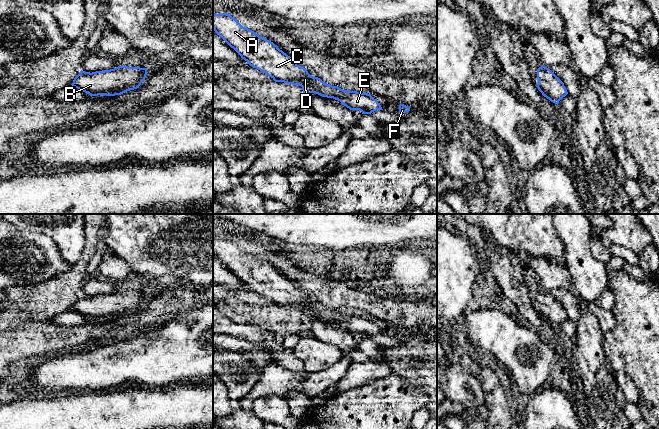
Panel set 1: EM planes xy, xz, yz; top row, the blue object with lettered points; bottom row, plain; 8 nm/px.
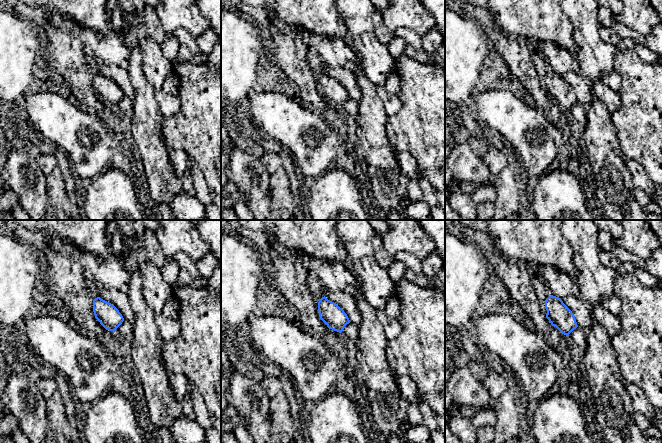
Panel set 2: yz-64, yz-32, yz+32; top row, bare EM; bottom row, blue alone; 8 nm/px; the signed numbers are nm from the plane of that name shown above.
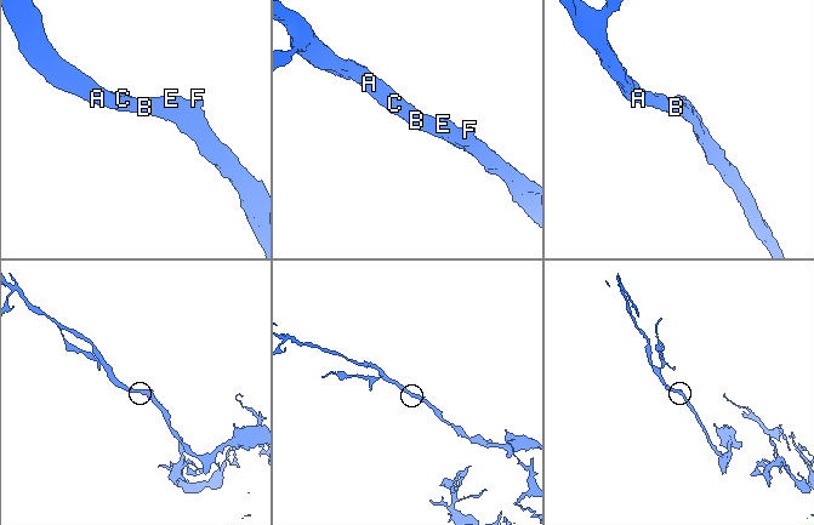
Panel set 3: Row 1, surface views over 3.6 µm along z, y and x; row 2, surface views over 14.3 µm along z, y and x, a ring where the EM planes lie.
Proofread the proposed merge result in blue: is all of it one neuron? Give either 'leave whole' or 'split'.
leave whole

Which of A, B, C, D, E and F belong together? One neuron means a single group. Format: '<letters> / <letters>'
A B C D E F

